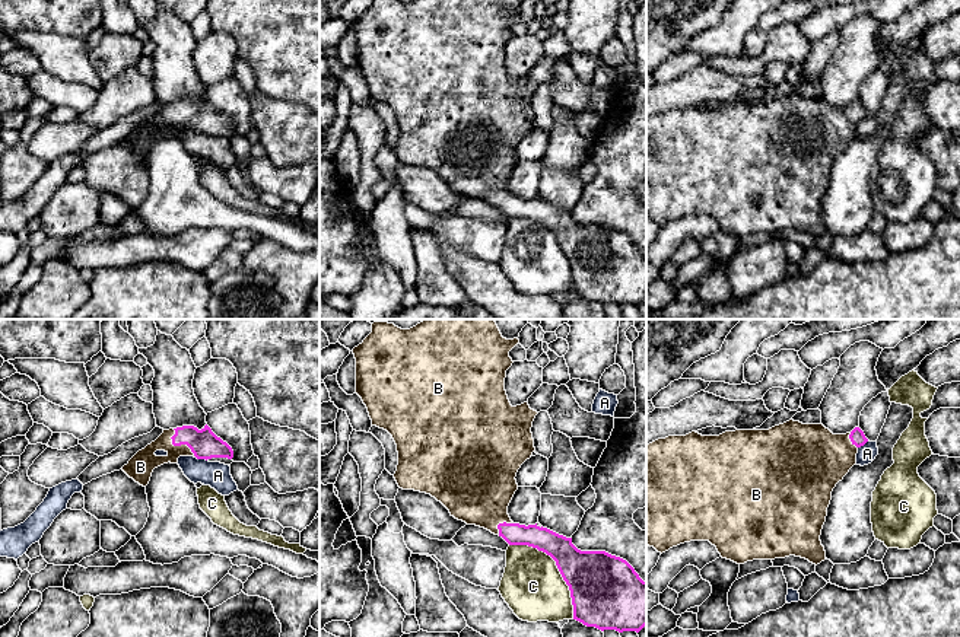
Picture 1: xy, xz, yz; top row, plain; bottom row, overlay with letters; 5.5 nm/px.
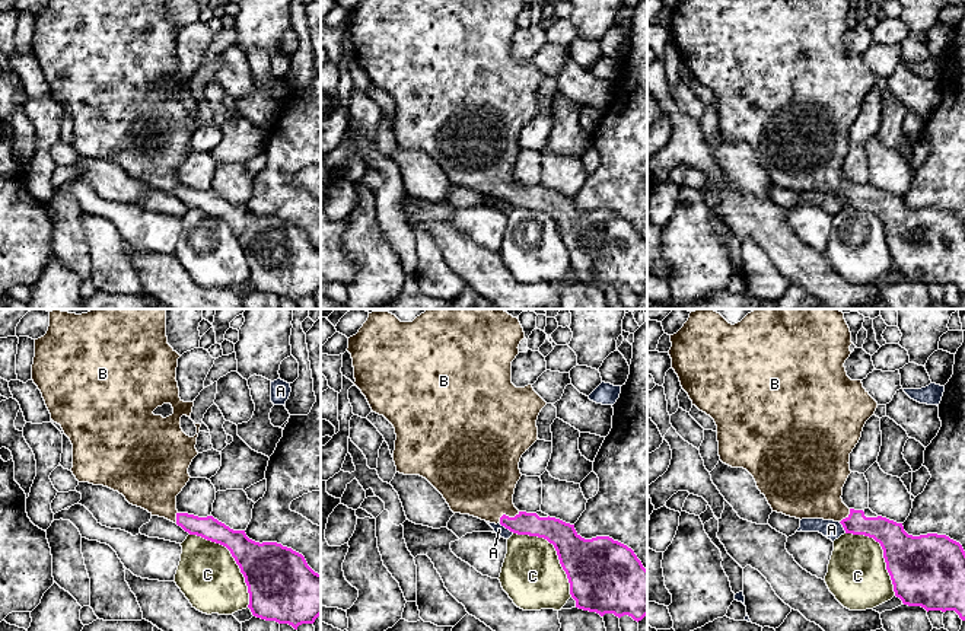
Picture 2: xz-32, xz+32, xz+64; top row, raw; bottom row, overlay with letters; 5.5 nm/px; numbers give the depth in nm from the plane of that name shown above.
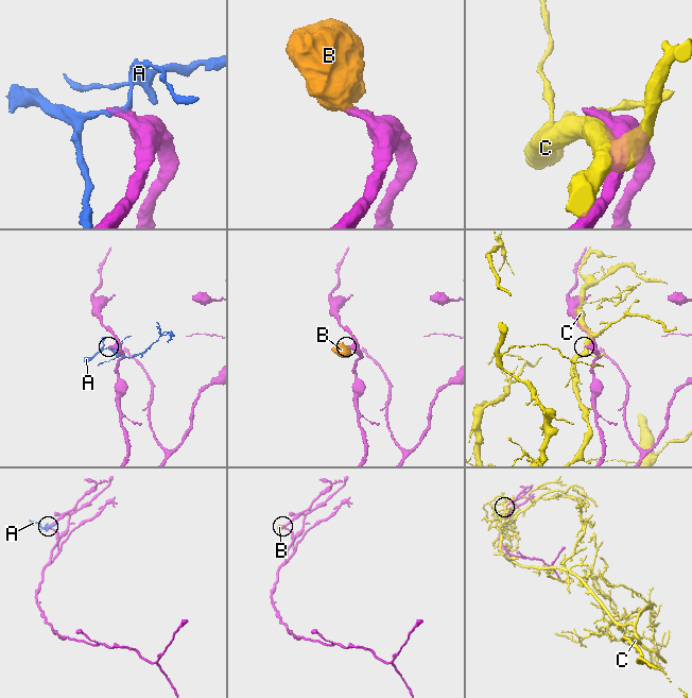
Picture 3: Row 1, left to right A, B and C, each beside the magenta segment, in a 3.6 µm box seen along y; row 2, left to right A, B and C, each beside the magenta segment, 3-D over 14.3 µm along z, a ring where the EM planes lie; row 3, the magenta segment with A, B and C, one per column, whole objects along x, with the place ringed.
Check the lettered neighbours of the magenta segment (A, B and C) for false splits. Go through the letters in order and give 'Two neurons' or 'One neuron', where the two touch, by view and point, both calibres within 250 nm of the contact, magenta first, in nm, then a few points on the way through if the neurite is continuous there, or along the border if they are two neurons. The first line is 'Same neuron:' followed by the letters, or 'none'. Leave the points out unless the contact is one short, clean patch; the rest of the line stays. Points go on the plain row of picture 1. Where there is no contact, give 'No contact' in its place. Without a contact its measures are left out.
Same neuron: B
A: Two neurons. Touches magenta at xy (202, 131). Thickness 160 nm (magenta) against 140 nm. Boundary: xy (196, 130), (206, 134)
B: One neuron. Touches magenta at xy (178, 118). Thickness 160 nm (magenta) against 140 nm. Path across: xy (204, 118), (178, 118), (156, 118), (140, 140)
C: Two neurons. Touches magenta at xz (558, 241). Thickness 340 nm (magenta) against 340 nm

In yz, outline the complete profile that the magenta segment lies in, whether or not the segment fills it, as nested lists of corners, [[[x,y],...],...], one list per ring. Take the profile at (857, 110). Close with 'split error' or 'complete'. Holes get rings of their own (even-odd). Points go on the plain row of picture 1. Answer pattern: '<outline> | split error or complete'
[[[794,93],[769,103],[658,112],[646,118],[646,219],[662,227],[684,216],[709,214],[737,238],[795,229],[817,239],[826,233],[820,208],[832,165],[867,115],[859,101],[833,108],[823,98]]] | split error

